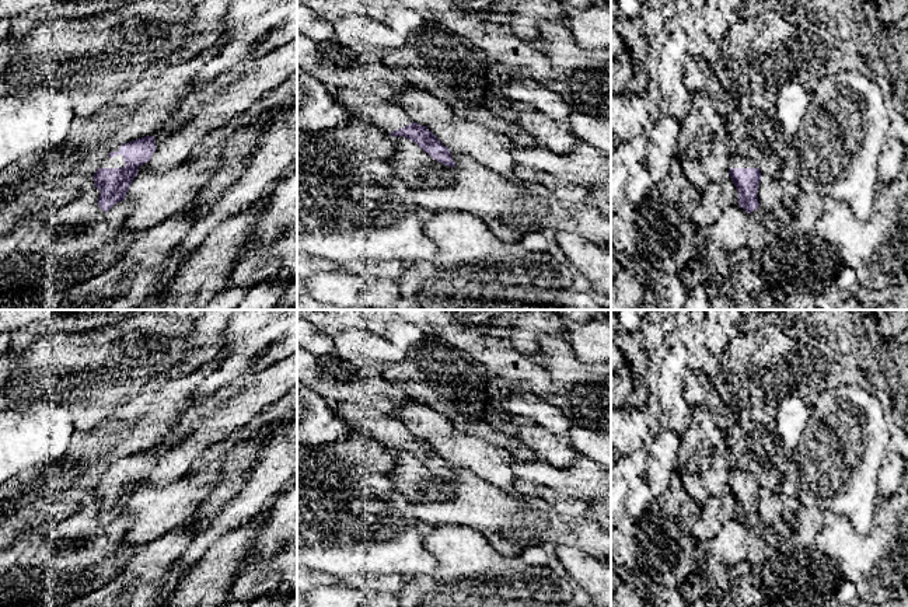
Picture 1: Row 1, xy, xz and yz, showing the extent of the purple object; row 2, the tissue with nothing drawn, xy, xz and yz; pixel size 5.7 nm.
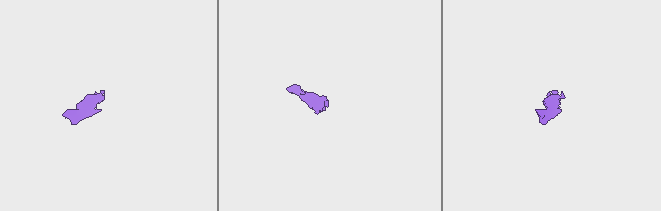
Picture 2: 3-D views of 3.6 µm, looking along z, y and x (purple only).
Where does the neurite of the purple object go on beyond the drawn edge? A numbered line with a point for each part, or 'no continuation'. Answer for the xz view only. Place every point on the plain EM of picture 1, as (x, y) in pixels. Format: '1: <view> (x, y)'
1: xz (360, 417)

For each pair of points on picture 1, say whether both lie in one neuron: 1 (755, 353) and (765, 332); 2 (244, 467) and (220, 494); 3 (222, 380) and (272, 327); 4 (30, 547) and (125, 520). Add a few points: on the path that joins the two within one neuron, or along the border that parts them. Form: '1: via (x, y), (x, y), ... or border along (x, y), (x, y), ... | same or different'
1: border along (732, 327), (740, 327), (760, 341), (775, 335) | different
2: via (238, 474), (227, 487) | same
3: via (233, 367), (259, 339) | same
4: via (53, 539), (62, 534), (101, 533) | same

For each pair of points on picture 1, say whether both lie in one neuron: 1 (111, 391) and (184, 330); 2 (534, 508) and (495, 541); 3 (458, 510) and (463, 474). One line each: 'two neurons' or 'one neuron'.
1: one neuron
2: one neuron
3: one neuron

